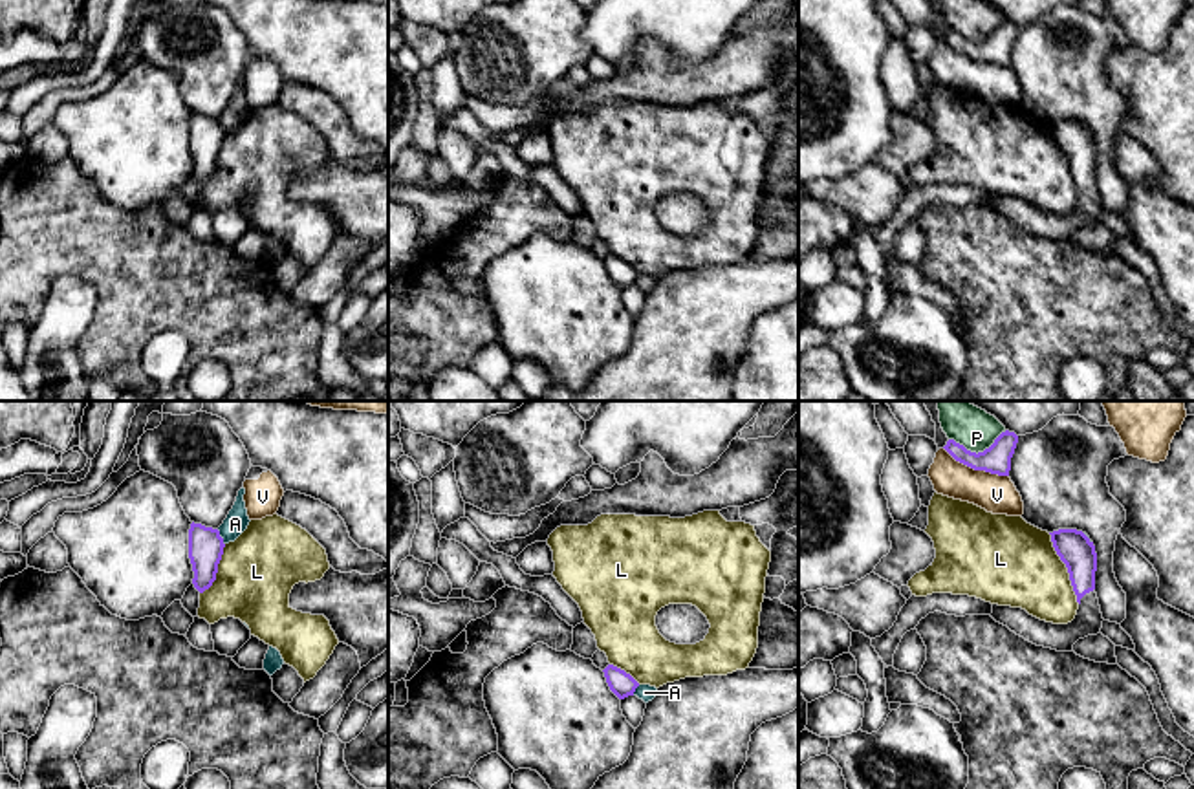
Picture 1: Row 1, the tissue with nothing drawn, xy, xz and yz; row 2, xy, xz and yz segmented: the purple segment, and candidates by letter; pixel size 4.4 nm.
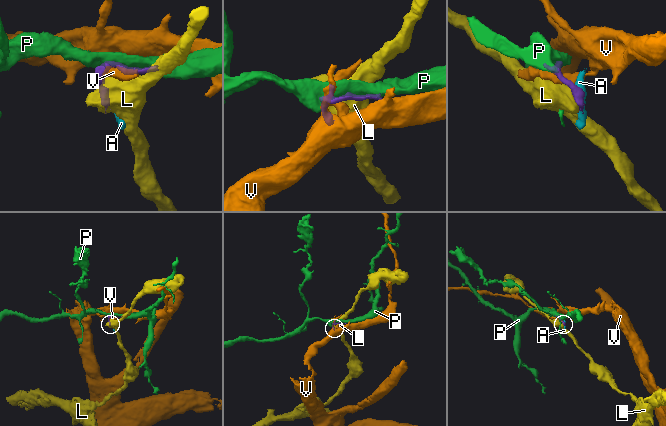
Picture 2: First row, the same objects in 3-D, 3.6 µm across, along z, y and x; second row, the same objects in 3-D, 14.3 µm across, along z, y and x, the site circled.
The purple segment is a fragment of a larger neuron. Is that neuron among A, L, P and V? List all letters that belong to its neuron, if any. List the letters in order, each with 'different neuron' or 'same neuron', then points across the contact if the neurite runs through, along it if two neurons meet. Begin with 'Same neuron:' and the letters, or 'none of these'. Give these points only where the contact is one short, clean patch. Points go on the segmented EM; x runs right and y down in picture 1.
Same neuron: none of these
A: different neuron; border xy (217, 529), (224, 544)
L: different neuron; border yz (1048, 533), (1079, 603)
P: different neuron
V: different neuron; border yz (944, 447), (956, 460), (975, 469), (1008, 476)

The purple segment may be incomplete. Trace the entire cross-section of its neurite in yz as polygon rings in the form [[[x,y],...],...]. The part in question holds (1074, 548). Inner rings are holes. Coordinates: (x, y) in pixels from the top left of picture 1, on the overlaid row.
[[[1077,529],[1049,533],[1053,547],[1066,564],[1079,610],[1071,622],[1053,624],[1022,608],[993,604],[991,617],[1026,641],[1057,652],[1071,652],[1079,639],[1101,633],[1102,613],[1095,593],[1097,553],[1093,542]]]

